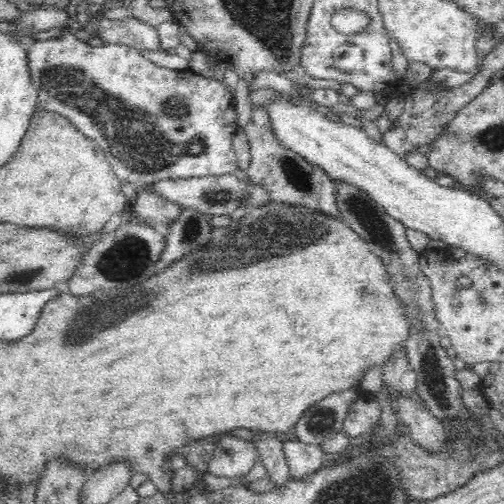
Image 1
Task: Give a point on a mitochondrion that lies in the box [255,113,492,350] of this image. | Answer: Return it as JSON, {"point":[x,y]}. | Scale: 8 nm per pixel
{"point":[368,218]}

